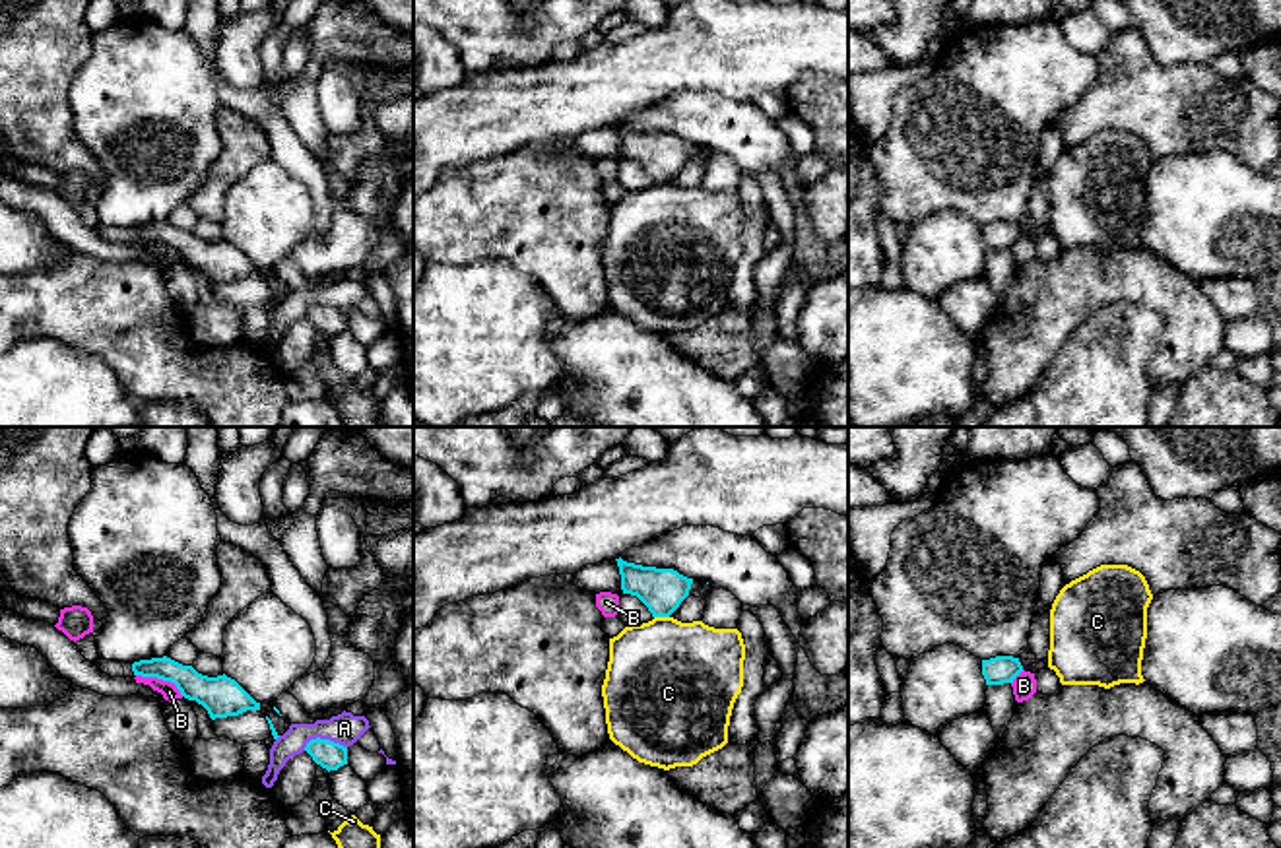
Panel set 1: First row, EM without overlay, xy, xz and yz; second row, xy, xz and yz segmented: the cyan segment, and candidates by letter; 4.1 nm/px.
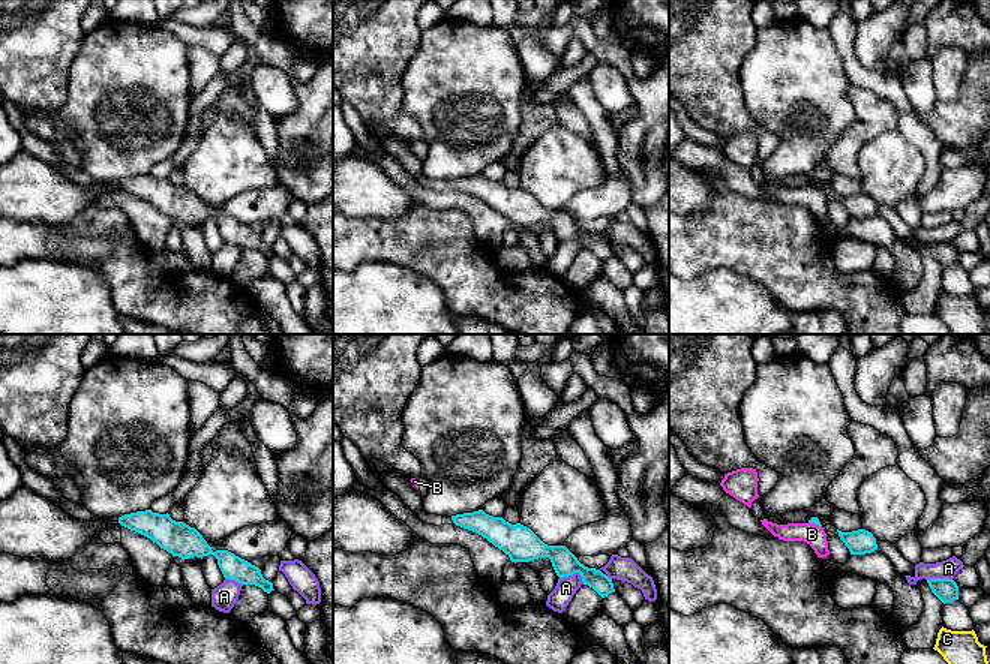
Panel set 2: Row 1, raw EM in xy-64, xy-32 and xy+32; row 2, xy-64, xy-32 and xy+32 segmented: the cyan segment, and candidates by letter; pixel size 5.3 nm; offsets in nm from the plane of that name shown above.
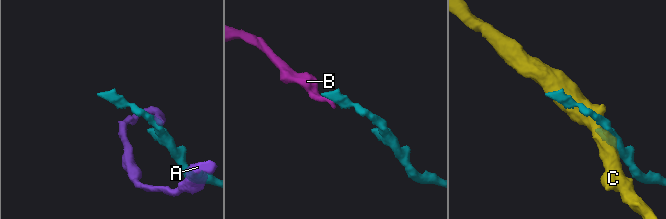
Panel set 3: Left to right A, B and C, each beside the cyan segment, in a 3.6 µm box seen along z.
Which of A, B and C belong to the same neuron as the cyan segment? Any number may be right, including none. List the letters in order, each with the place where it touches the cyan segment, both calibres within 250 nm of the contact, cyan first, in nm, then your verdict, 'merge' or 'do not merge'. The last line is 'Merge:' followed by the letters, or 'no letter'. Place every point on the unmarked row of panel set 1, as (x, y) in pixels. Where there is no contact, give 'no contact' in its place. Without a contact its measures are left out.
A: contact xy (323, 305); calibres 120 and 130 nm; do not merge
B: contact xy (162, 243); calibres 160 and 70 nm; do not merge
C: contact xz (662, 181); calibres 180 and 480 nm; do not merge
Merge: no letter

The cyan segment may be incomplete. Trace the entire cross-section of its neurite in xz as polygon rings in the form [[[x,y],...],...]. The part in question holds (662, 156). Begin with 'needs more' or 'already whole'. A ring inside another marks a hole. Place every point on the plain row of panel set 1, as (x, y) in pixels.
already whole; [[[615,124],[623,159],[637,161],[652,182],[670,182],[689,161],[693,144],[673,134],[656,134]]]

